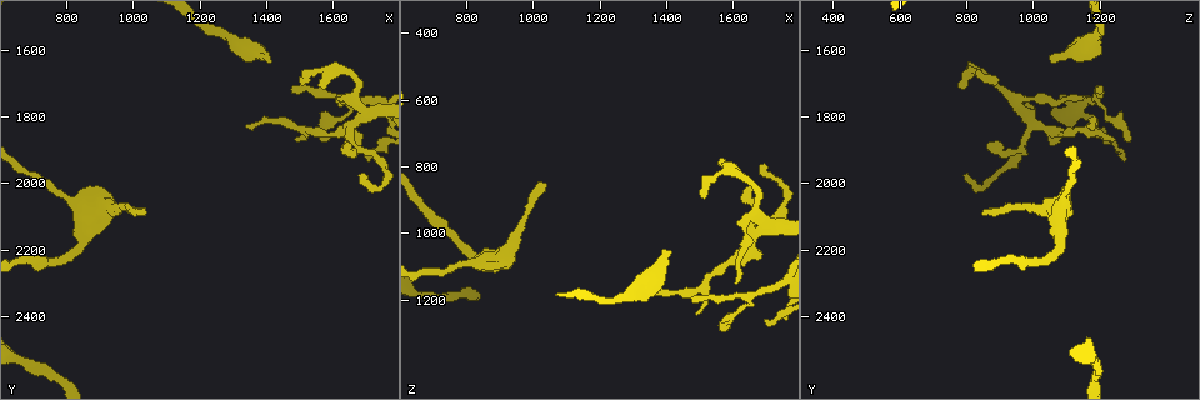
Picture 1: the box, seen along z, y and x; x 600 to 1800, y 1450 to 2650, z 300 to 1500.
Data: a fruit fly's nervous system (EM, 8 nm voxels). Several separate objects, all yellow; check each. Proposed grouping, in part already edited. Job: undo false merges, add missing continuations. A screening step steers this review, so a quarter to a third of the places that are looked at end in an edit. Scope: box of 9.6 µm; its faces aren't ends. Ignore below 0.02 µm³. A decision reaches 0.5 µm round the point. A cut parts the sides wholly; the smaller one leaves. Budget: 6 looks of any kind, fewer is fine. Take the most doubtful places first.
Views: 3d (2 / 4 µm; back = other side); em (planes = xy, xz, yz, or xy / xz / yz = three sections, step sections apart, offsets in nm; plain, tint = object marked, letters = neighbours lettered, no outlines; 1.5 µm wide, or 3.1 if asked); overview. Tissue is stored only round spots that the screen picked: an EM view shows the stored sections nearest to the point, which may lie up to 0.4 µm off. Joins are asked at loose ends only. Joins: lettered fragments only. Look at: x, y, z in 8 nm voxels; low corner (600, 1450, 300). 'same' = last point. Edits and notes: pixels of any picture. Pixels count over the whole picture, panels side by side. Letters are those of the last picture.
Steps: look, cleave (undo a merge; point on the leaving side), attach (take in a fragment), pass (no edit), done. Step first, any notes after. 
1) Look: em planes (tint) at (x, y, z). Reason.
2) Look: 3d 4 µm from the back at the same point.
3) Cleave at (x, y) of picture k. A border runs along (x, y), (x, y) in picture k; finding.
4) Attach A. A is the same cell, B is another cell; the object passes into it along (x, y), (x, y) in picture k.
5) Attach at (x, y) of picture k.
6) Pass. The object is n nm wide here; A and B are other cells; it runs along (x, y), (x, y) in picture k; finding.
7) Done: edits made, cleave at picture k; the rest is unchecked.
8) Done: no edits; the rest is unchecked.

Look: em planes (letters) at (1350, 1840, 1170). An open end.

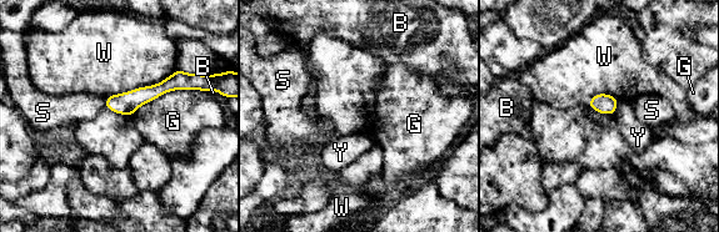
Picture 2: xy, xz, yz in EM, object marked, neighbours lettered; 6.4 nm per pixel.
Pass. B, G, S, W and Y are other cells; a border runs along (201, 90), (169, 90), (131, 115) in picture 2; none of them fits.

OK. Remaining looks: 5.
Look: em planes (letters) at (1040, 2080, 850). Free end.

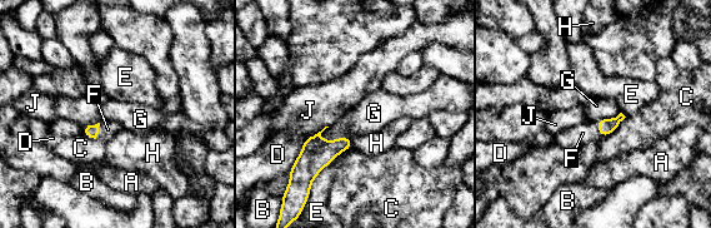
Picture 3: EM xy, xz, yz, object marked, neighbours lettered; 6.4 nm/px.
Attach F. F is the same cell, A, B, C, D, E, G, H and J are other cells; the object passes into it along (90, 130), (98, 130), (108, 129) in picture 3; the cell continues.

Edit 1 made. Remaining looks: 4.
Look: em planes (letters) at (1520, 1700, 900). Branch stops here.

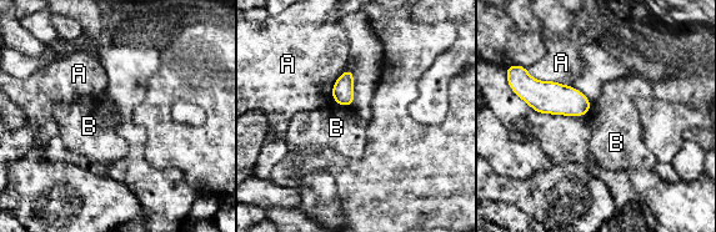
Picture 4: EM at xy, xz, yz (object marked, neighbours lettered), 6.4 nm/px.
Pass. The object is 130 nm wide here; the longest contact is with A, 300 nm; A and B are other cells; none of them fits.

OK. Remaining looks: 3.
Done: edits made, attach at picture 3; the rest is unchecked.

